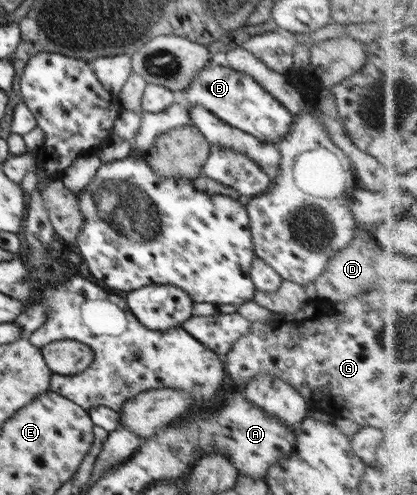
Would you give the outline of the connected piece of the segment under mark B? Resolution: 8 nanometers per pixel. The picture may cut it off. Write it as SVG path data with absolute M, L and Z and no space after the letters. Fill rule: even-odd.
M208 63L206 67L202 67L194 75L192 83L184 89L184 96L190 105L204 106L222 122L251 134L265 143L276 144L280 141L280 137L284 137L294 125L294 115L264 89L252 75L228 66L215 66Z

